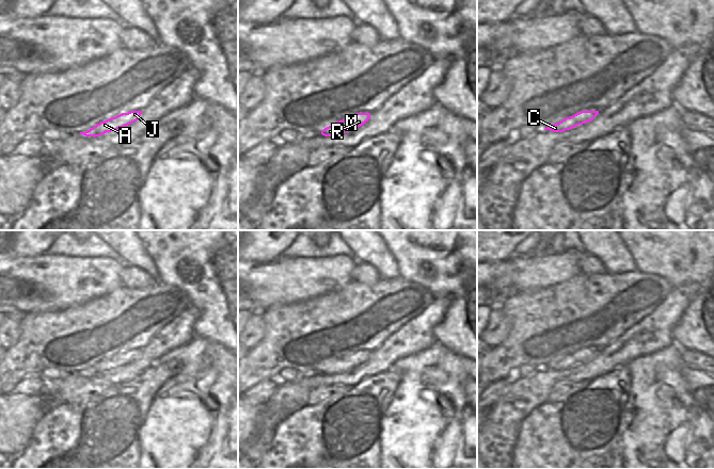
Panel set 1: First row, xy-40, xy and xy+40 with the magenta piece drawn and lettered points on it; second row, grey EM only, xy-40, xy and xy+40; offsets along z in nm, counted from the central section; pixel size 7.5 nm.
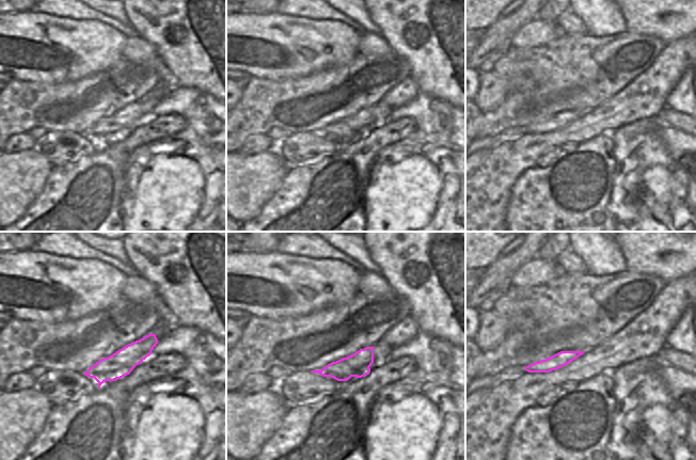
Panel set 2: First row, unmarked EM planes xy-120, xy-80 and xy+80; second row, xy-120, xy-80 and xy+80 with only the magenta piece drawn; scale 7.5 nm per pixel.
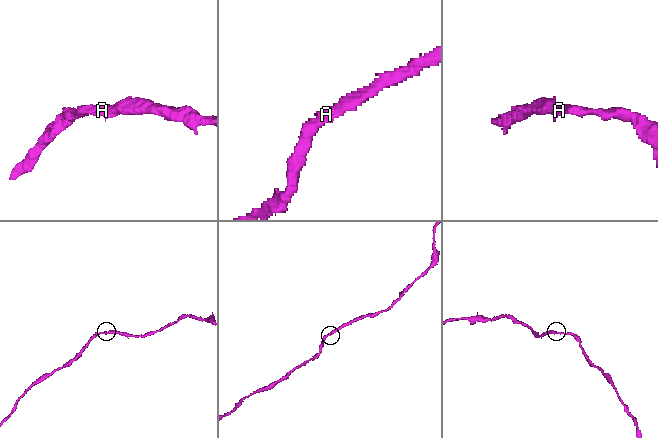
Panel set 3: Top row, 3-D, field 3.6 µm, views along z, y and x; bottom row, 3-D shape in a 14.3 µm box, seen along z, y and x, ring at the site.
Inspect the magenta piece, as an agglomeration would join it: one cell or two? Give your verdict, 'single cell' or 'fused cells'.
single cell

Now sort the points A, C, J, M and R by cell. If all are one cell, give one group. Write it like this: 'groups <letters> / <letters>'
groups A C J M R

